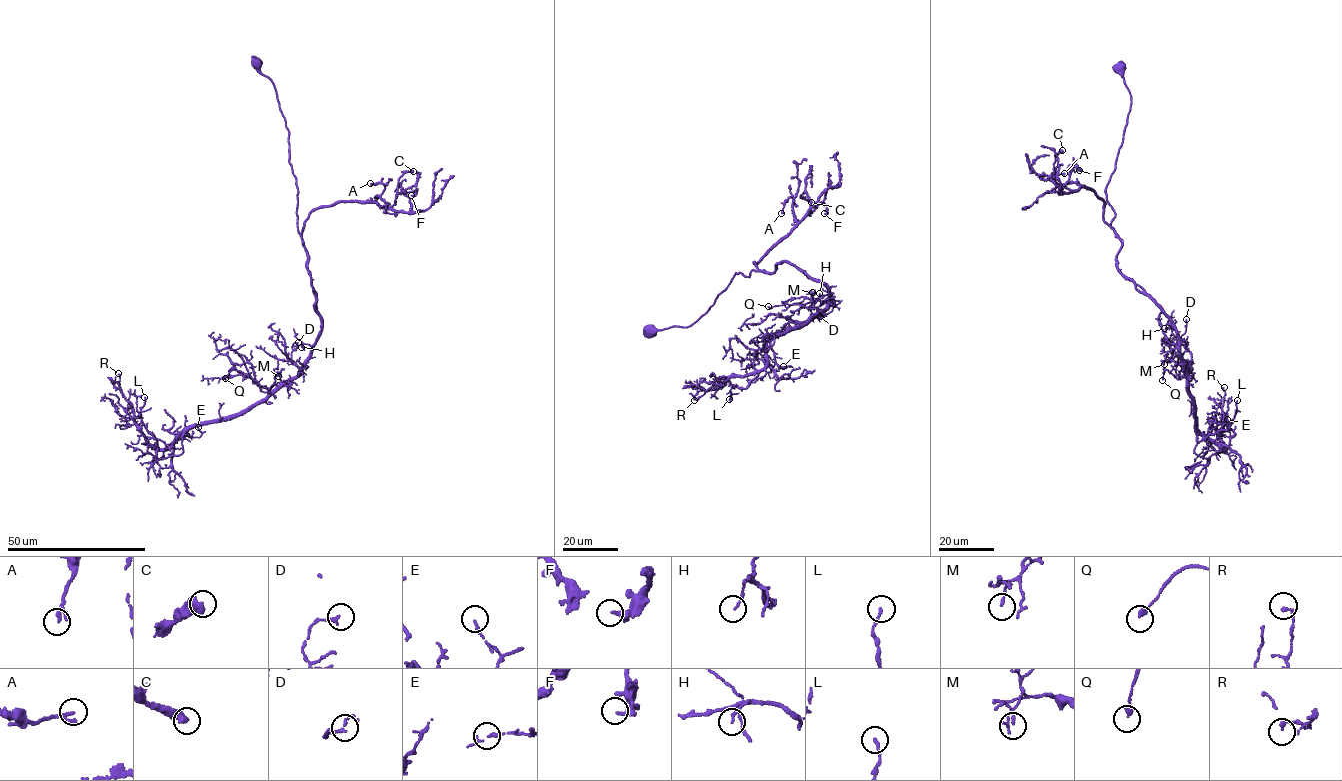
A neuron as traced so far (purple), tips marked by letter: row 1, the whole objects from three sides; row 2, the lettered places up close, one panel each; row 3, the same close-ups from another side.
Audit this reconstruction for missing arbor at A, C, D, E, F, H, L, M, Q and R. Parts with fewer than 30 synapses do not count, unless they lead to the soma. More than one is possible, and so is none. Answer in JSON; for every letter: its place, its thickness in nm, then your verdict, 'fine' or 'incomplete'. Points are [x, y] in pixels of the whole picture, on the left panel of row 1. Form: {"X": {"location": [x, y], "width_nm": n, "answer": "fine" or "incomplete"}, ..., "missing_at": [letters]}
{"A": {"location": [370, 183], "width_nm": 140, "answer": "fine"}, "C": {"location": [413, 171], "width_nm": 380, "answer": "fine"}, "D": {"location": [298, 342], "width_nm": 160, "answer": "fine"}, "E": {"location": [198, 427], "width_nm": 150, "answer": "fine"}, "F": {"location": [411, 195], "width_nm": 280, "answer": "fine"}, "H": {"location": [301, 347], "width_nm": 120, "answer": "fine"}, "L": {"location": [144, 397], "width_nm": 150, "answer": "fine"}, "M": {"location": [278, 376], "width_nm": 130, "answer": "fine"}, "Q": {"location": [225, 378], "width_nm": 240, "answer": "fine"}, "R": {"location": [118, 373], "width_nm": 180, "answer": "fine"}, "missing_at": []}

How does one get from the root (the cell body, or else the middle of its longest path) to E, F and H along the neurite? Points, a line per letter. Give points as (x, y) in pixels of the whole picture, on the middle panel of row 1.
E: (650, 331), (690, 325), (735, 274), (772, 272), (785, 261), (827, 285), (834, 301), (767, 339), (783, 366)
F: (650, 331), (698, 320), (735, 274), (758, 270), (753, 262), (824, 192), (817, 205), (823, 202), (824, 213)
H: (650, 331), (690, 325), (735, 274), (772, 272), (781, 261), (824, 284), (831, 295), (819, 293)

